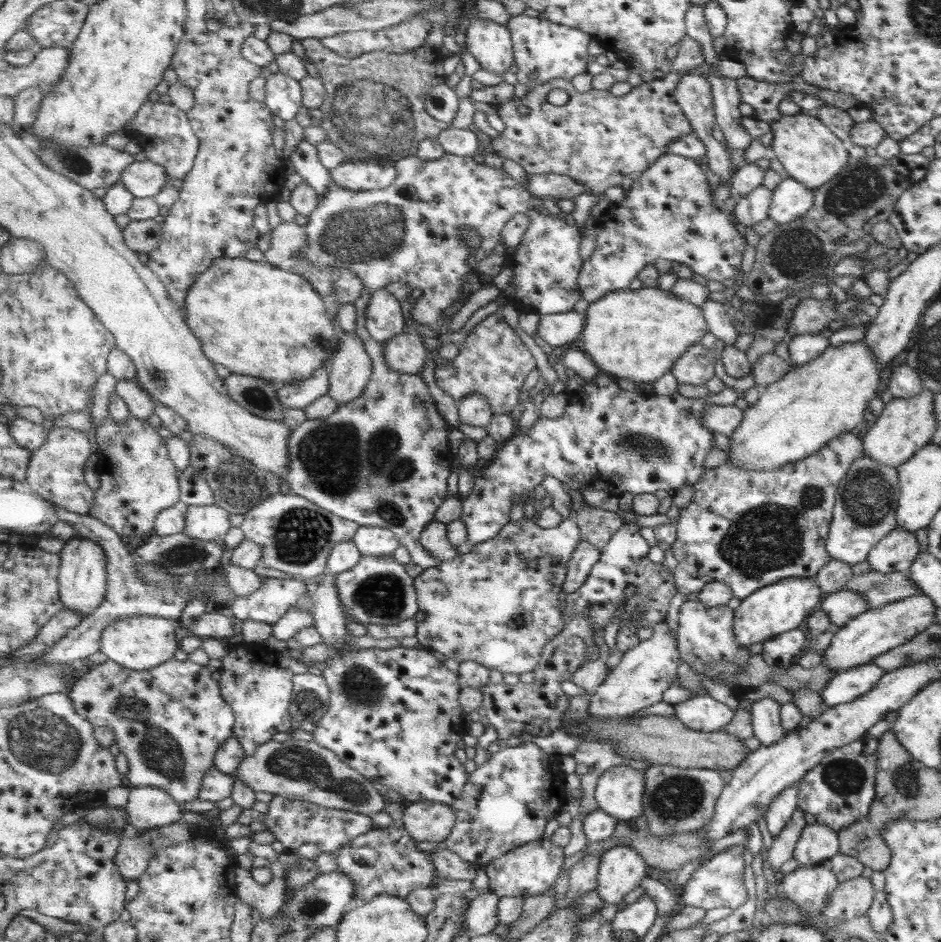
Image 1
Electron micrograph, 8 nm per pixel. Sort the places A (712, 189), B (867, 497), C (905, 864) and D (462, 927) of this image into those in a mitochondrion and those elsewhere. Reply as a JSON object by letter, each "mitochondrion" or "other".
{"A":"other","B":"mitochondrion","C":"other","D":"other"}

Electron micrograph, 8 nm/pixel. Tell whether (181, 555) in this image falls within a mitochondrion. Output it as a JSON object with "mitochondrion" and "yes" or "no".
{"mitochondrion":"yes"}

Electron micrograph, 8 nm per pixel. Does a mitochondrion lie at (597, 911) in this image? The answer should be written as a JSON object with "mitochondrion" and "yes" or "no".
{"mitochondrion":"no"}

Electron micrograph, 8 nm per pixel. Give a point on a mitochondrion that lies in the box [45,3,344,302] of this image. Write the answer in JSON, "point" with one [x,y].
{"point":[73,162]}

